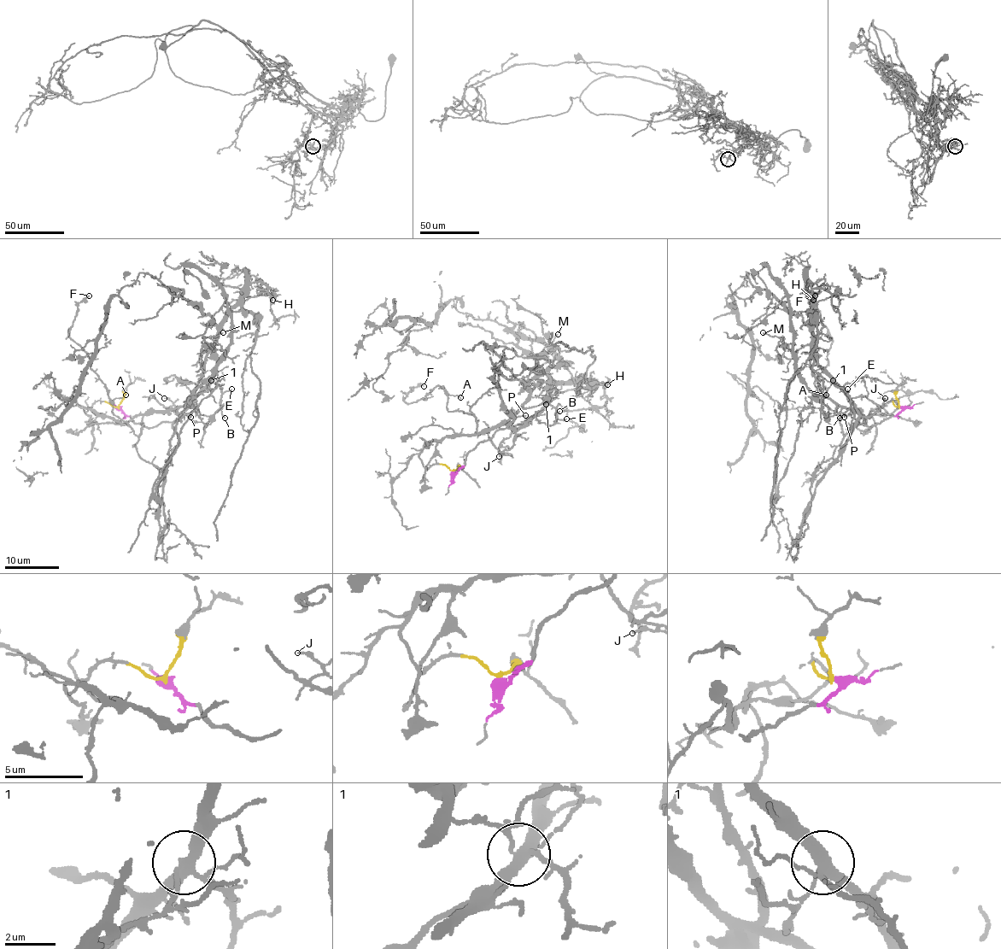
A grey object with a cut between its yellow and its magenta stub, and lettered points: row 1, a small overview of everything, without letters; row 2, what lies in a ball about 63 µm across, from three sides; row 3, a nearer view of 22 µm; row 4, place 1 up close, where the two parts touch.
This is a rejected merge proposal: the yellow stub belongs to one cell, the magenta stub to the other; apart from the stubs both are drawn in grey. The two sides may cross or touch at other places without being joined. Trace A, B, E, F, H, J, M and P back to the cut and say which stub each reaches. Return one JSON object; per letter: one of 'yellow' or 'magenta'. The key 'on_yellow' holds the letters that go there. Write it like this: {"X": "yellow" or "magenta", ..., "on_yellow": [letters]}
{"A": "yellow", "B": "magenta", "E": "magenta", "F": "yellow", "H": "magenta", "J": "magenta", "M": "magenta", "P": "magenta", "on_yellow": ["A", "F"]}

